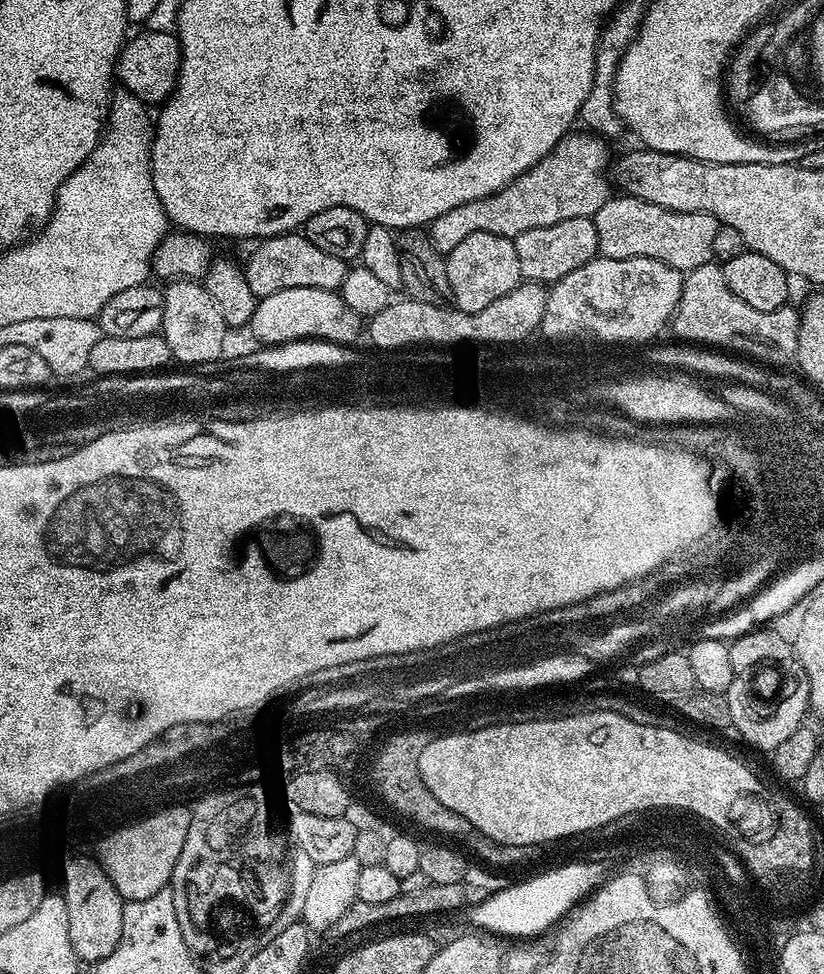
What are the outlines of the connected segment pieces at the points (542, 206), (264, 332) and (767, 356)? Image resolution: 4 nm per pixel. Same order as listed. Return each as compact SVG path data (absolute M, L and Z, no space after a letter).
M573 130L554 146L546 158L539 160L514 182L502 190L474 202L462 202L454 210L446 210L427 225L428 240L442 253L448 253L469 234L489 232L499 236L515 237L526 230L538 230L538 226L554 226L554 222L566 222L566 218L595 216L598 210L614 195L610 179L607 139L587 130Z
M291 288L278 290L269 296L257 299L252 315L250 331L261 341L261 345L286 344L292 341L319 338L333 345L352 346L362 336L362 318L340 297L339 291L317 288Z
M709 262L698 266L693 272L684 276L682 286L682 298L678 302L676 312L670 321L670 332L680 342L698 344L706 348L718 348L737 356L751 358L764 366L791 365L796 359L798 350L800 313L792 306L785 306L778 310L754 310L754 306L746 306L742 298L738 298L726 286L724 281L724 269L719 263Z

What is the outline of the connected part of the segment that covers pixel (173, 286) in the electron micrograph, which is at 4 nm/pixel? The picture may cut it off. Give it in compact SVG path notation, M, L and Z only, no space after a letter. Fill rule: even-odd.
M173 280L163 289L164 327L162 335L172 351L173 361L207 366L225 355L224 332L226 325L214 298L203 283L194 280Z

